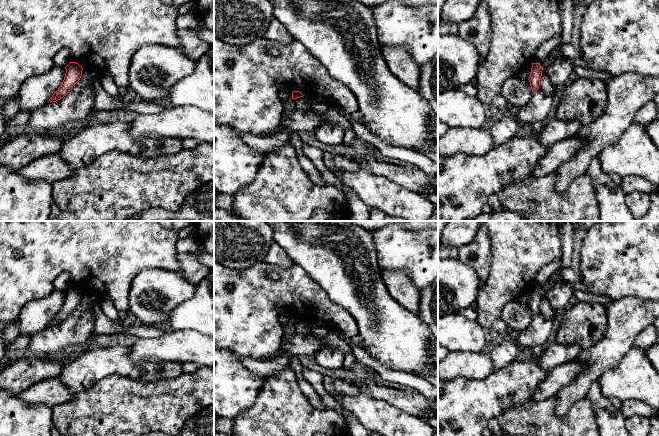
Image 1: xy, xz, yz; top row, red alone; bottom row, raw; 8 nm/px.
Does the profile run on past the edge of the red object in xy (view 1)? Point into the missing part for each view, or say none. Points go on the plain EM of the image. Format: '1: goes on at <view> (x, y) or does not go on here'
1: does not go on here

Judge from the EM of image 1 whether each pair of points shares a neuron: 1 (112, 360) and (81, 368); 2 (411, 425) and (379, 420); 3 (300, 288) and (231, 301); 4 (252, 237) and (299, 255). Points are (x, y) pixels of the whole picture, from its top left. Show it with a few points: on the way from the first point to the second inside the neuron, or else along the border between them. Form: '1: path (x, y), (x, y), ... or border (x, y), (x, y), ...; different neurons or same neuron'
1: path (104, 361), (89, 367); same neuron
2: path (403, 425), (396, 425), (387, 420); same neuron
3: path (283, 291), (248, 298); same neuron
4: border (272, 231), (274, 241); different neurons

